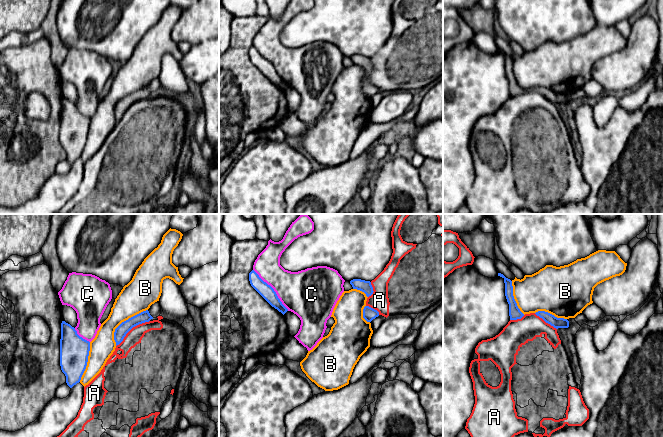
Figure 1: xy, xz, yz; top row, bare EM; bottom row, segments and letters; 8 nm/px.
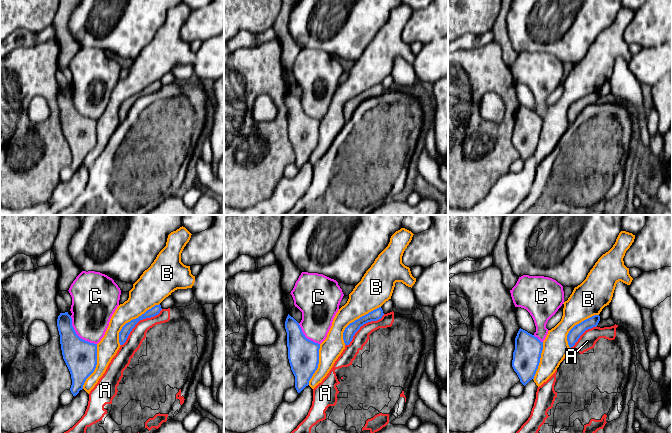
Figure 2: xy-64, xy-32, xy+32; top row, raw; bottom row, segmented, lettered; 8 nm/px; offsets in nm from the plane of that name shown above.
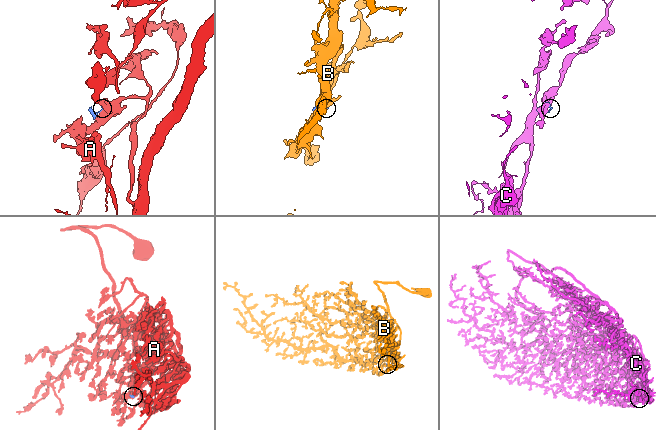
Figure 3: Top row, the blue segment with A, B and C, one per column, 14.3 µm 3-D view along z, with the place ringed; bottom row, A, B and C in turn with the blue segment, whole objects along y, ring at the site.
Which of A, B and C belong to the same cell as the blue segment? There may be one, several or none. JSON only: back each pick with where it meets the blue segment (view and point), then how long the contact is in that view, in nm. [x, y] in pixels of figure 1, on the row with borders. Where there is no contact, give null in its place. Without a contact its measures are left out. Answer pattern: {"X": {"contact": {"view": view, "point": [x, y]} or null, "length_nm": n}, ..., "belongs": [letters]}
{"belongs": []}

